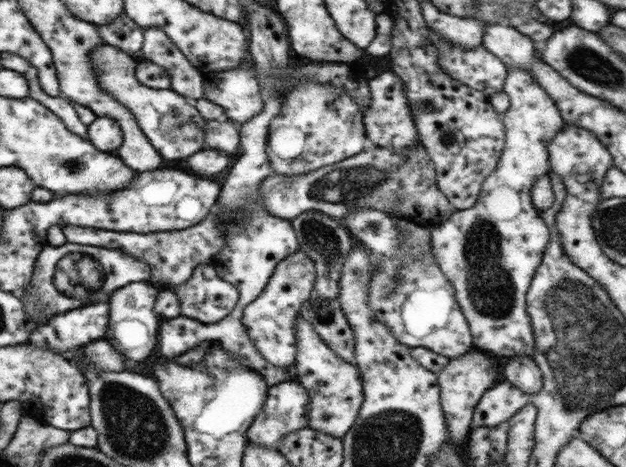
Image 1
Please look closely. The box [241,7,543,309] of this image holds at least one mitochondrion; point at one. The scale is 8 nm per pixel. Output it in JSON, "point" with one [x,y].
{"point":[342,185]}

